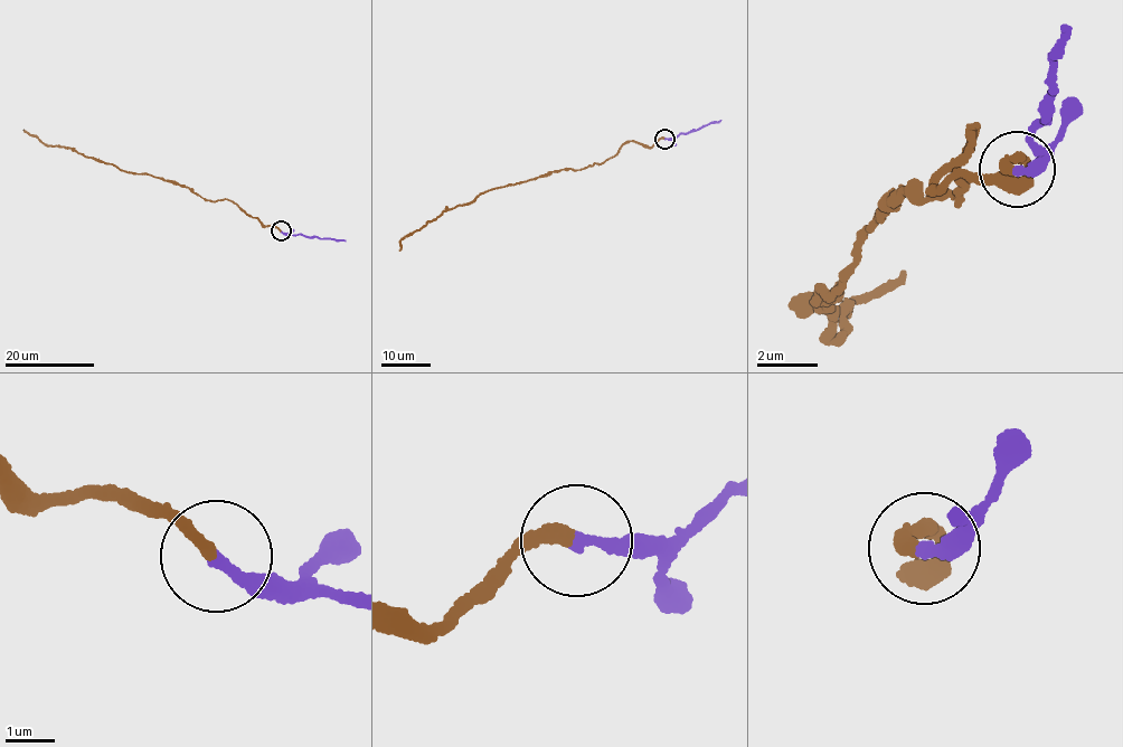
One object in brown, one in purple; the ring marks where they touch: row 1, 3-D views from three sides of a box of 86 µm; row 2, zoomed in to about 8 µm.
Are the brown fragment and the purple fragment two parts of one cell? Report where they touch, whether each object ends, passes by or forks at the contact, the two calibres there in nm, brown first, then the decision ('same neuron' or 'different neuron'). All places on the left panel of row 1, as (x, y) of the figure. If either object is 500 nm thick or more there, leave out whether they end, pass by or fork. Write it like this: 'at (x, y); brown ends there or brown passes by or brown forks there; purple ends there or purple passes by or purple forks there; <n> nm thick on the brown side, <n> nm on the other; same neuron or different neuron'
at (281, 230); brown ends there; purple ends there; 260 nm thick on the brown side, 280 nm on the other; different neuron

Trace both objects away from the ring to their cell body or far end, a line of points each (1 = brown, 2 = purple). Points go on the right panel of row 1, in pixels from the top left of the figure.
1: (1012, 169), (930, 192), (972, 126), (955, 197), (881, 205), (818, 295), (834, 290), (829, 338), (907, 272)
2: (1017, 167), (1046, 154), (1032, 136), (1051, 119), (1066, 29)

